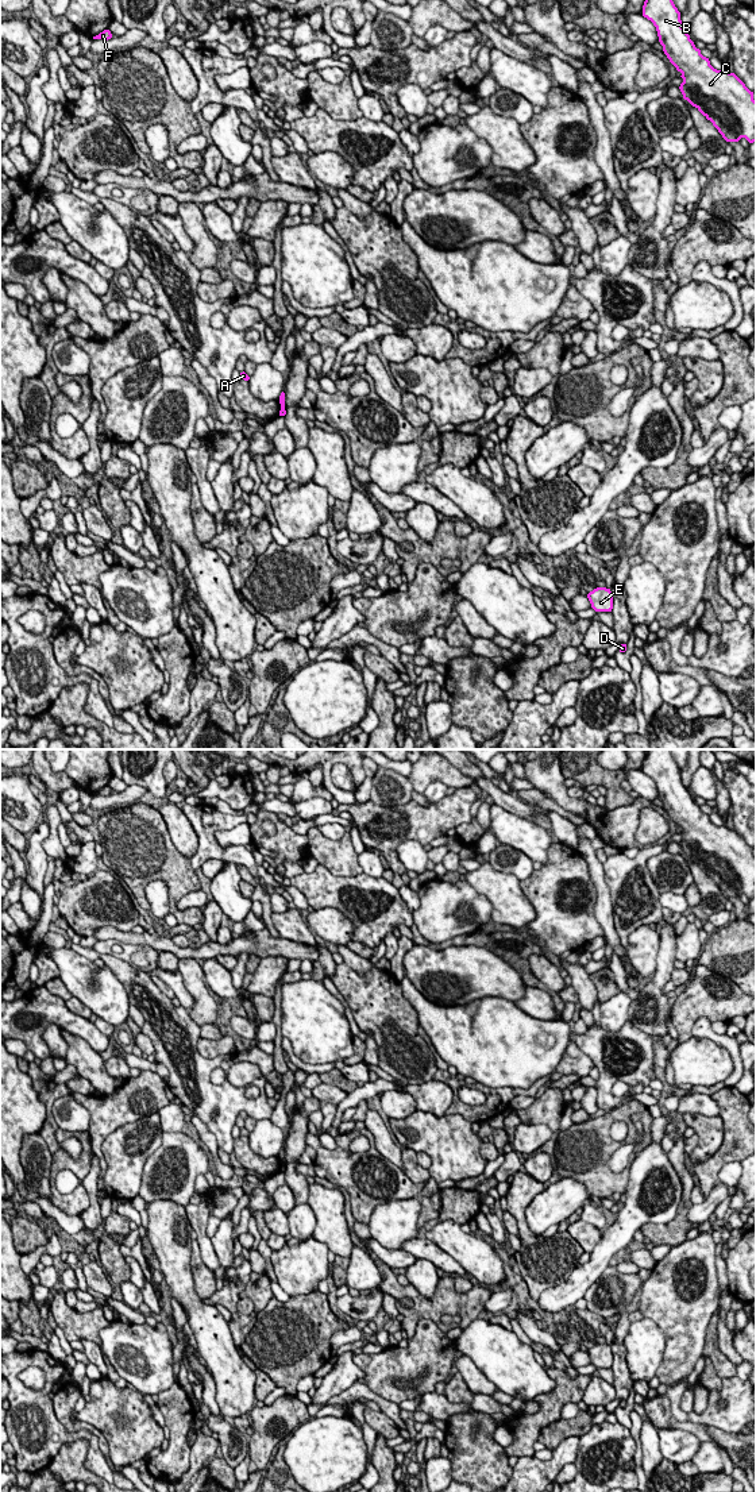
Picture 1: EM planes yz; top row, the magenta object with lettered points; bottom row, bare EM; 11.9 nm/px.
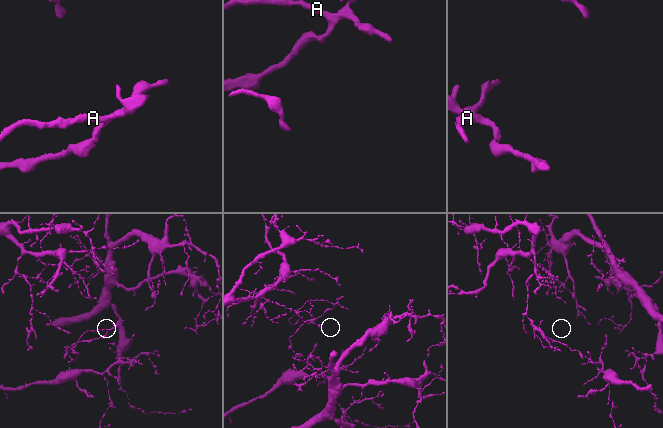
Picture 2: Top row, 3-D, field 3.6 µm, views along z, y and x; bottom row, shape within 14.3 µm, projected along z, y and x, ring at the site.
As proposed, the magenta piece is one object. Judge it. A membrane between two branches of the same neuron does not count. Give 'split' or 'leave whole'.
split

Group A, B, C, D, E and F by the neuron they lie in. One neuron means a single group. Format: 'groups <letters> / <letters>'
groups A / B C D E F

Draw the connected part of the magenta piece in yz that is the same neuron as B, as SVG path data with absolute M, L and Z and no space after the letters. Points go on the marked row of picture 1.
M645 0L643 16L653 23L664 54L682 73L683 99L710 120L726 142L741 138L756 142L753 92L734 73L710 65L682 27L674 1Z

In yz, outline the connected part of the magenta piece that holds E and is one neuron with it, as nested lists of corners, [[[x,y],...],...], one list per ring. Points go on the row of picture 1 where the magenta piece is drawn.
[[[597,587],[587,594],[591,608],[595,612],[612,612],[613,597],[610,589]]]

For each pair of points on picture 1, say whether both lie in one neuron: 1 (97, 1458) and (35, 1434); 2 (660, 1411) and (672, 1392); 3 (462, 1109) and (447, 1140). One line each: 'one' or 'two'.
1: one
2: two
3: two

